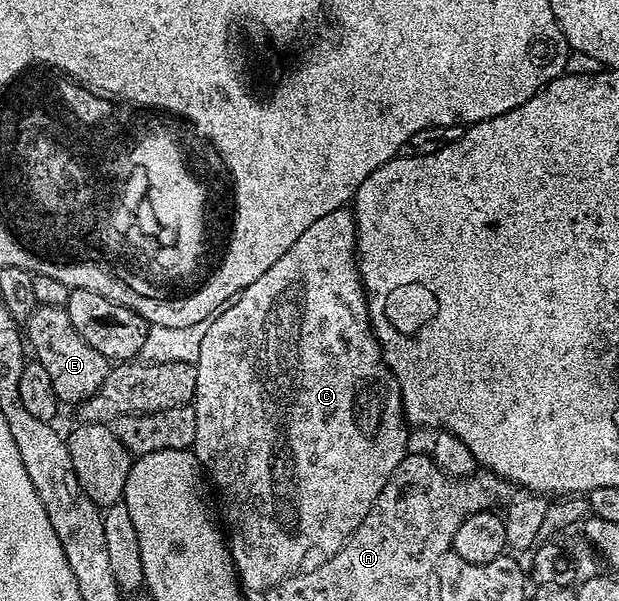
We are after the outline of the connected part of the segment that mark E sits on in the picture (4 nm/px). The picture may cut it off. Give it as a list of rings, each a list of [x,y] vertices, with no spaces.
[[[35,307],[34,312],[25,316],[24,339],[32,352],[33,358],[48,372],[52,389],[56,389],[59,404],[74,403],[80,405],[104,385],[112,369],[111,360],[105,359],[72,325],[65,307]]]

